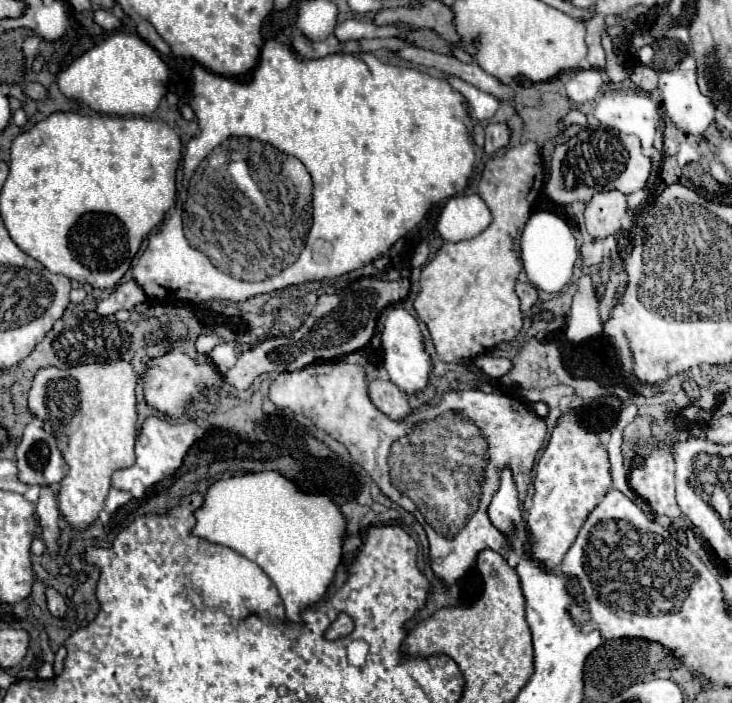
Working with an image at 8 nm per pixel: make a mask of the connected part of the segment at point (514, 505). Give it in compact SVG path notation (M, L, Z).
M510 470L502 472L500 478L500 488L492 498L492 504L488 508L488 516L492 520L492 524L504 532L510 540L516 534L516 528L522 526L522 506L518 502L518 492L516 492L516 484L512 480Z

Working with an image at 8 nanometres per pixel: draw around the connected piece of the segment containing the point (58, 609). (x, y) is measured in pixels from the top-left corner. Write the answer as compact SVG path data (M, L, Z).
M46 586L46 604L48 604L48 610L52 616L56 616L56 618L66 616L66 602L52 586Z

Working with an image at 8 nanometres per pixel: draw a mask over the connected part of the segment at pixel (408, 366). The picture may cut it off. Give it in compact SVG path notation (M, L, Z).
M392 308L386 316L384 330L380 334L382 344L382 366L388 372L388 378L404 392L418 392L426 386L430 378L430 358L424 352L424 340L418 330L418 322L404 308Z

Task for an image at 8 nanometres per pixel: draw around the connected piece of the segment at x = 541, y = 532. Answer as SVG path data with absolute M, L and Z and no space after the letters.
M578 408L564 412L552 430L550 442L542 452L542 460L538 460L536 466L536 492L532 506L526 512L528 538L532 538L532 558L536 558L536 562L544 562L548 570L556 570L576 540L586 516L596 508L610 486L612 478L606 446L584 426Z

